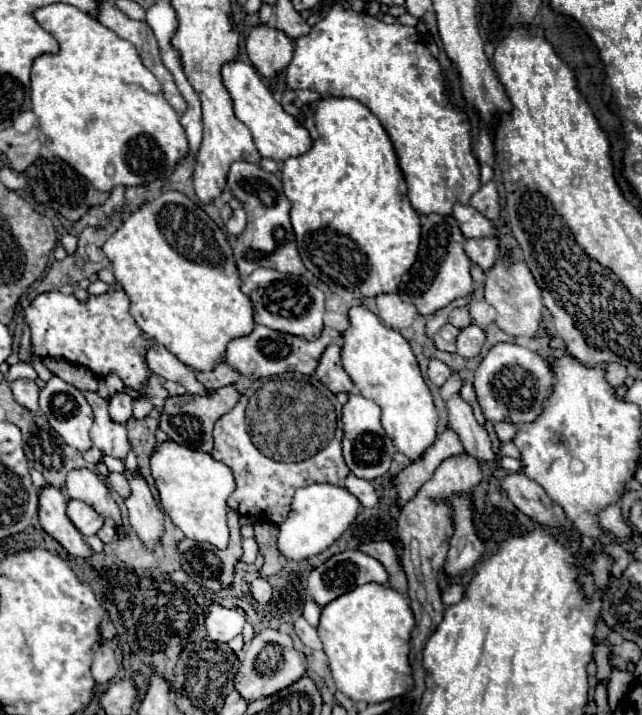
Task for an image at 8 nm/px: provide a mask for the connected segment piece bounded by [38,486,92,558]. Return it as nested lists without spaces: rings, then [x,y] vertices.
[[[44,486],[38,492],[38,516],[40,526],[50,534],[54,540],[58,540],[68,554],[72,556],[90,556],[90,548],[80,536],[80,532],[74,528],[74,524],[66,516],[66,500],[62,492],[54,486]]]

